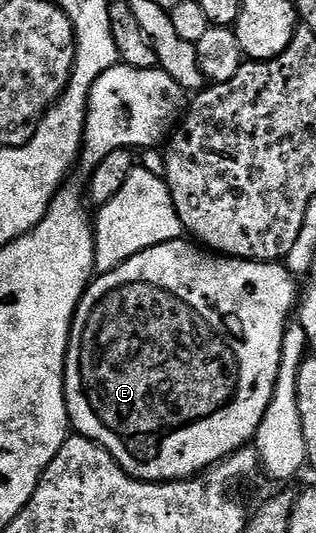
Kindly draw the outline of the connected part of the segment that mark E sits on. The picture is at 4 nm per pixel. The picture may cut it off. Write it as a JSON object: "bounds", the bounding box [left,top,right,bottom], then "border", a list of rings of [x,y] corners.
{"bounds":[64,239,298,483],"border":[[[188,239],[167,241],[161,245],[155,245],[146,251],[142,251],[138,255],[134,255],[130,259],[126,259],[126,263],[122,263],[114,271],[99,274],[89,284],[88,290],[84,292],[84,297],[81,299],[80,305],[77,307],[76,314],[72,320],[72,333],[68,336],[68,354],[64,360],[64,398],[68,404],[68,419],[71,428],[79,436],[98,443],[129,475],[137,477],[139,481],[158,481],[161,483],[186,481],[203,473],[205,469],[212,468],[213,465],[219,465],[224,458],[229,457],[231,453],[237,453],[238,450],[245,448],[255,438],[258,427],[270,407],[270,399],[274,395],[274,387],[276,386],[278,371],[280,370],[280,360],[282,359],[282,339],[289,332],[288,316],[291,313],[293,316],[294,310],[298,305],[298,285],[296,289],[296,283],[298,283],[297,278],[289,273],[283,264],[273,263],[271,261],[241,261],[239,257],[217,255]]]}

